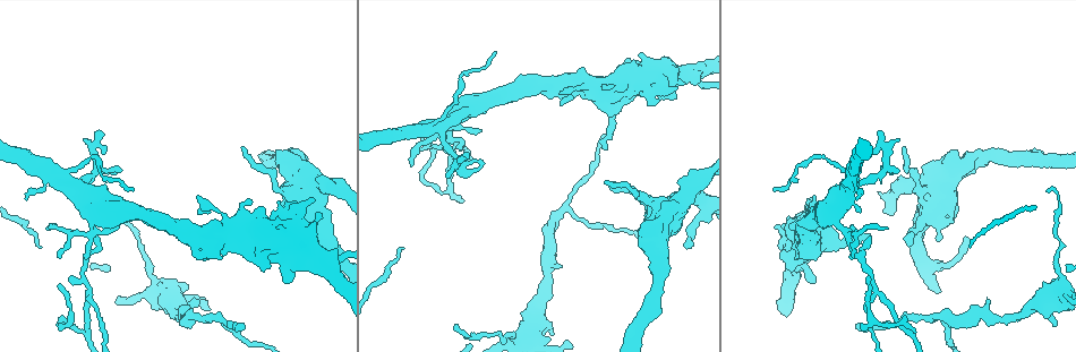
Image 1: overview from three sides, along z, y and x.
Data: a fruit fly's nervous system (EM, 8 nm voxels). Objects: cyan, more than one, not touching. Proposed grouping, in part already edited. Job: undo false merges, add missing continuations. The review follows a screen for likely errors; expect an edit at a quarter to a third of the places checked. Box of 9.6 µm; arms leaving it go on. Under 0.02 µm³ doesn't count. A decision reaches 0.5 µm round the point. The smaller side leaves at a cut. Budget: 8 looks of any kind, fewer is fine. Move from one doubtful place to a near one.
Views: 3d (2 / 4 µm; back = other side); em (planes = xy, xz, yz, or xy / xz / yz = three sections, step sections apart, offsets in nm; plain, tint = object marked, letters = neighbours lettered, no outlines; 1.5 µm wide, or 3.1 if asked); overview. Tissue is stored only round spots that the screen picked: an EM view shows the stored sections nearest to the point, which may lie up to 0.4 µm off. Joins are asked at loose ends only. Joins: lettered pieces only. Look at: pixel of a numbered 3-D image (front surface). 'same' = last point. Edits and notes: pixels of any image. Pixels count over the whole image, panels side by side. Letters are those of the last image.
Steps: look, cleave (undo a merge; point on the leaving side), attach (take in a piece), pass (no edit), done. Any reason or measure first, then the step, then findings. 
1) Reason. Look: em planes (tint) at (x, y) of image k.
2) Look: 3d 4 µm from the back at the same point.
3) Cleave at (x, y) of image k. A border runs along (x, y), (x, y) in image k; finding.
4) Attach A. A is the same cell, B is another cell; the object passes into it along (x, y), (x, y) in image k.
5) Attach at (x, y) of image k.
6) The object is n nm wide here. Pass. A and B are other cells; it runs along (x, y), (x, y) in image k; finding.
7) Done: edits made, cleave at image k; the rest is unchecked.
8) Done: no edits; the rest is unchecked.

Look: em yz step 4 (tint) at (429, 144) of image 1.

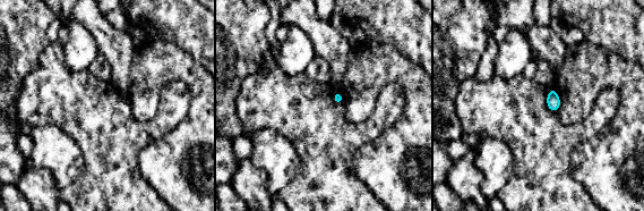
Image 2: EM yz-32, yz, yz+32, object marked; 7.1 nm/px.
Look: em planes (letters) at the same point.

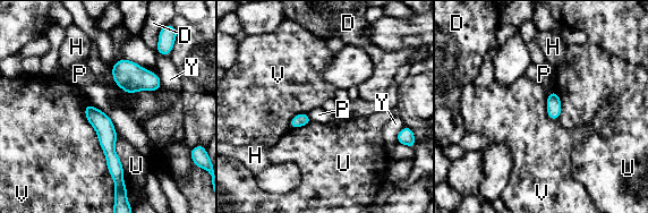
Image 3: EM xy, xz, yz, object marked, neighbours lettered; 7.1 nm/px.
The object is 140 nm wide here. Pass. D, H, P, U, V and Y are other cells; it runs along (87, 108), (104, 127), (118, 187) in image 3; no lettered piece goes on from it.

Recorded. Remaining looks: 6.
Tapers out. Look: em planes (plain) at (454, 328) of image 1.

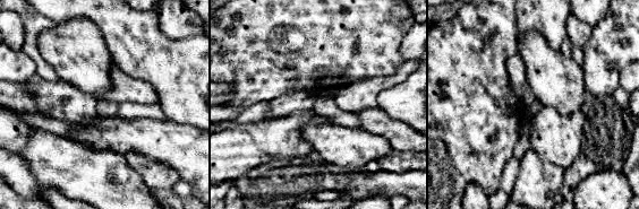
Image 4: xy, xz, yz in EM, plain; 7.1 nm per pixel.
Look: em planes (letters) at the same point.

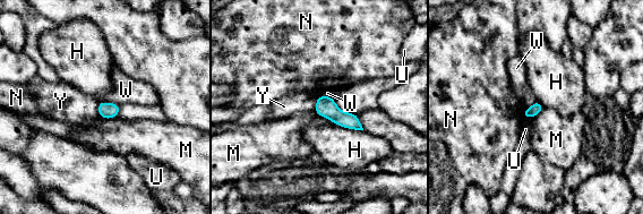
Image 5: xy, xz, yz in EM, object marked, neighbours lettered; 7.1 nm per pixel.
Pass. H, M, N, U, W and Y are other cells; a border runs along (97, 102), (97, 113), (100, 116) in image 5; none of them fits.

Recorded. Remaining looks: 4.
Tapers out. Look: 3d 2 µm at (561, 105) of image 1.

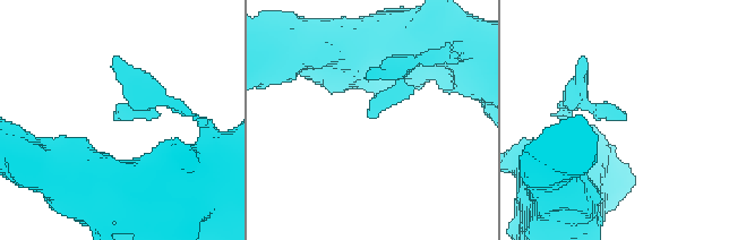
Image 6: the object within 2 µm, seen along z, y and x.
Look: em planes (letters) at (120, 116) of image 6.

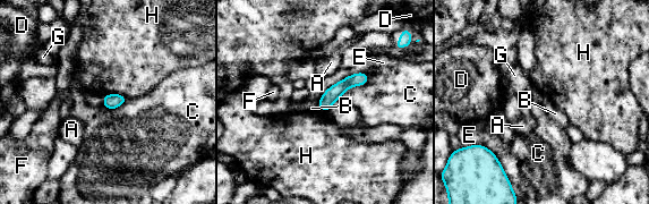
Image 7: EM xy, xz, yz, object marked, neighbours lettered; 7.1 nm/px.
The object is 110 nm wide here. Pass. A, B, C, D, E, F, G and H are other cells; it runs along (366, 77), (346, 83), (322, 105) in image 7; none of them fits.

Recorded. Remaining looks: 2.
Done: no edits; the rest is unchecked.

